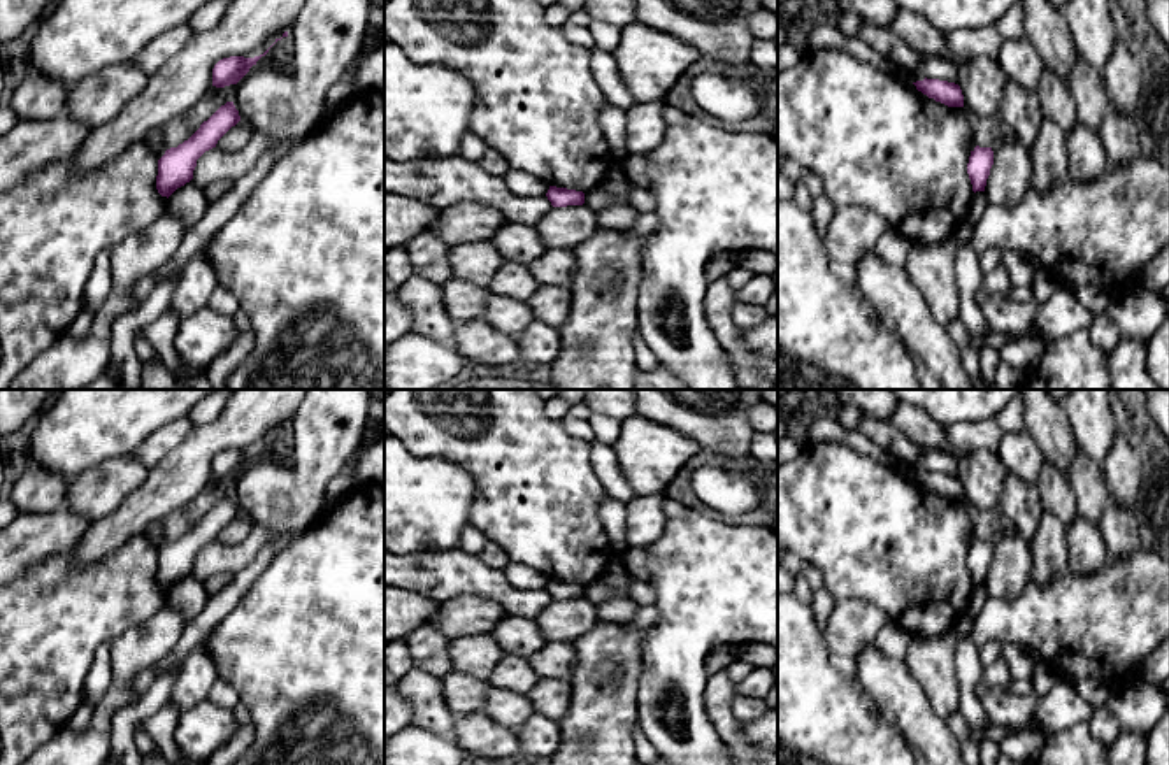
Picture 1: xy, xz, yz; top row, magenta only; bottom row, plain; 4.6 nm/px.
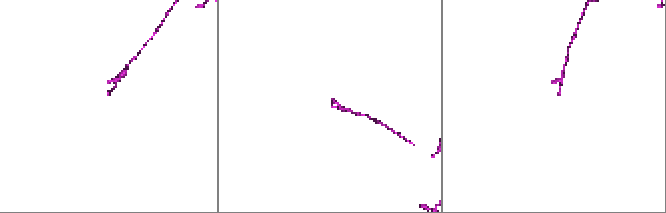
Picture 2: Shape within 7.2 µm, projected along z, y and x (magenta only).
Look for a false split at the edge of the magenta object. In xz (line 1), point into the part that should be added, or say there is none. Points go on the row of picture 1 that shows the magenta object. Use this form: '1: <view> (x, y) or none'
1: none

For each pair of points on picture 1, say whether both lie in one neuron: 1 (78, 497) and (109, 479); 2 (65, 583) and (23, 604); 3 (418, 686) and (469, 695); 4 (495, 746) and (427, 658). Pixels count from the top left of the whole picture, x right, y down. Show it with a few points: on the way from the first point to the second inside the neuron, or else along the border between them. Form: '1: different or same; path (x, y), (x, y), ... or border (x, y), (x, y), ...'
1: same; path (85, 497), (90, 497), (102, 486)
2: same; path (55, 593), (44, 604), (34, 604)
3: different; border (413, 665), (439, 679), (451, 730)
4: same; path (495, 722), (451, 674)

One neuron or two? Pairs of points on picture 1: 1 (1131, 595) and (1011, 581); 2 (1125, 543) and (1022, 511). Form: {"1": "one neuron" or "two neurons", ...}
{"1": "two neurons", "2": "one neuron"}

